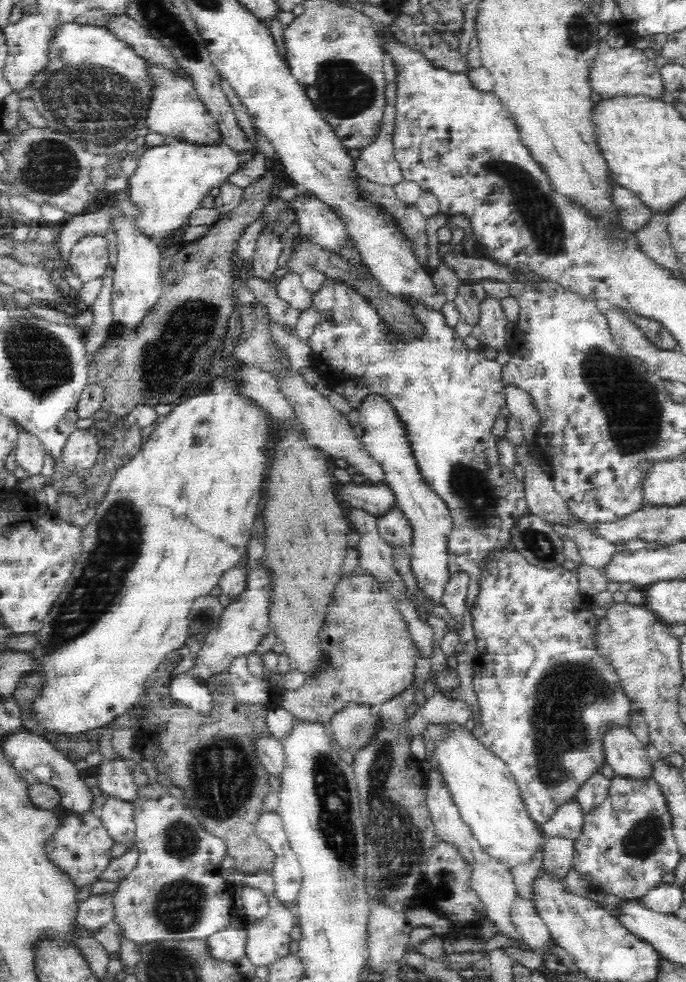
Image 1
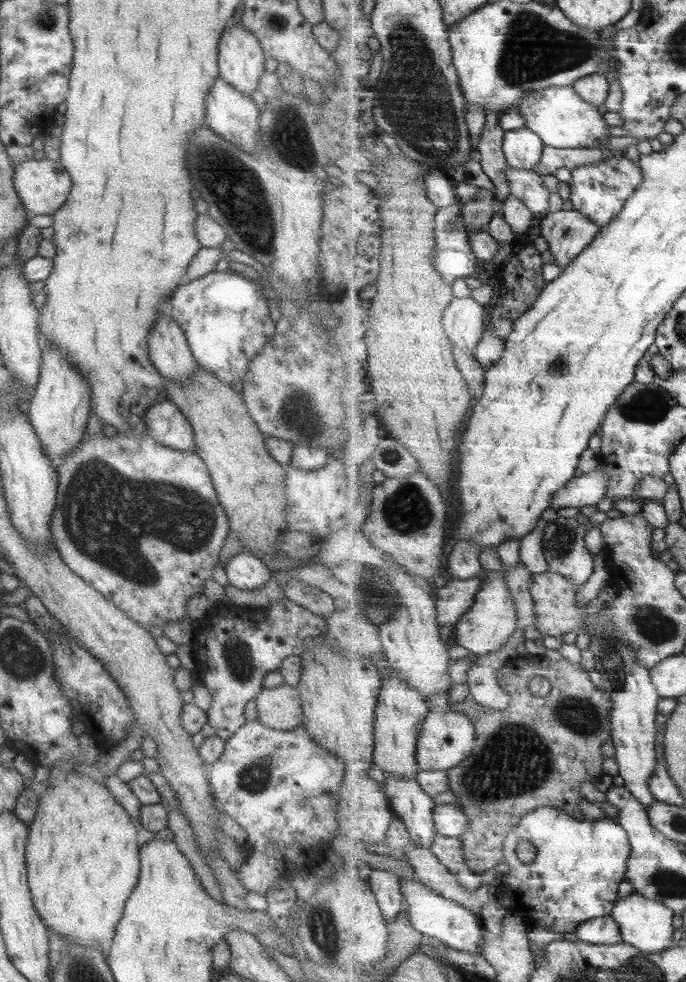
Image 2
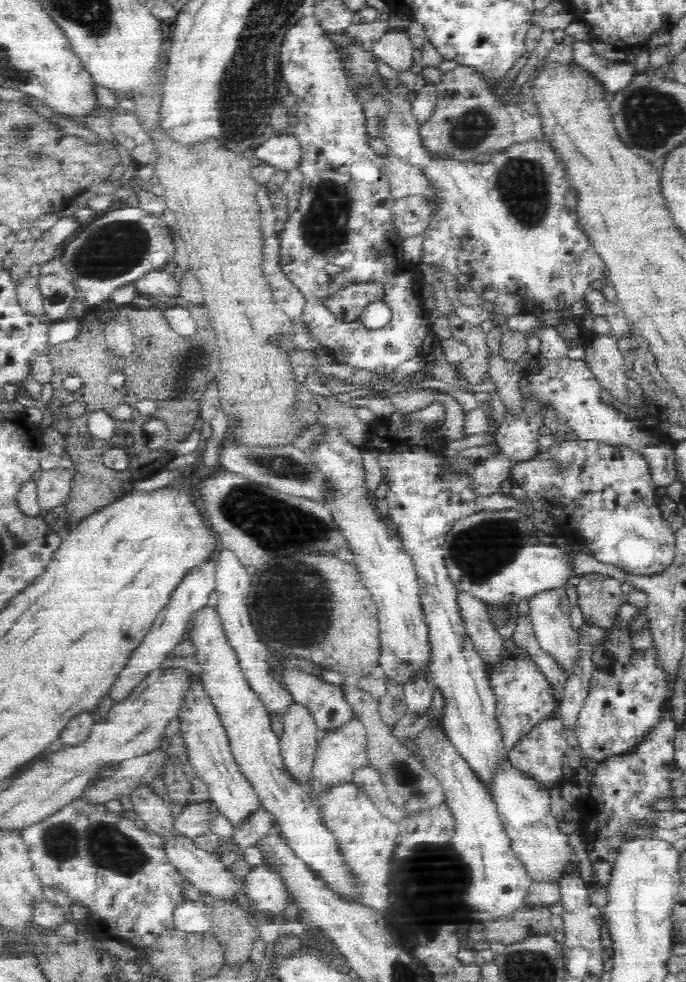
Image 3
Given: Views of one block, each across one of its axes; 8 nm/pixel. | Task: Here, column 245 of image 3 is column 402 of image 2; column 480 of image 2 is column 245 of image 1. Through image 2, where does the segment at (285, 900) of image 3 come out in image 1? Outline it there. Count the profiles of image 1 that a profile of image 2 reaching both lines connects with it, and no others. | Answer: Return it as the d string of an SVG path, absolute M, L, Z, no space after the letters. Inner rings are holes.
M235 915L224 928L217 930L207 938L212 955L224 961L239 961L242 956L246 955L248 927L238 919L238 915Z

